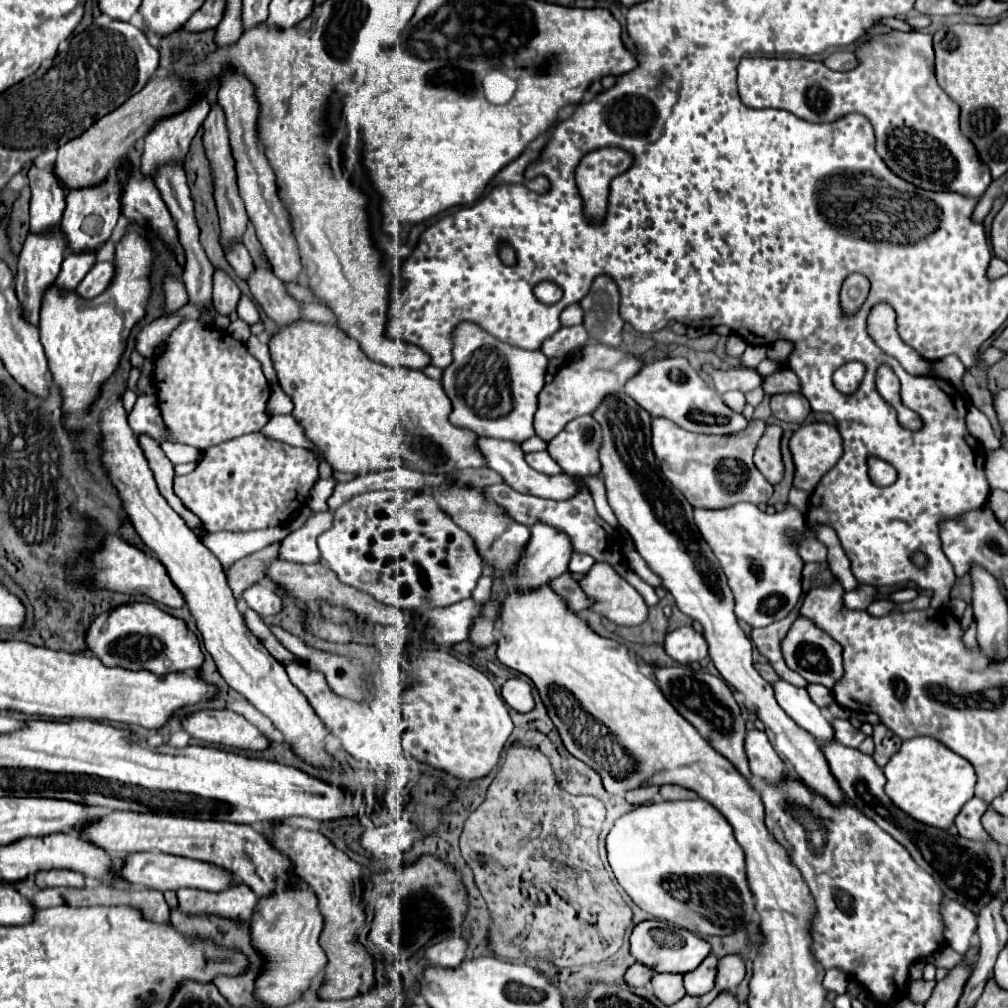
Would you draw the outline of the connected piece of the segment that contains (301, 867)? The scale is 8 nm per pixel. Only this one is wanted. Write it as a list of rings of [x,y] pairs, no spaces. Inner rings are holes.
[[[280,823],[272,825],[268,841],[292,861],[296,873],[304,881],[308,881],[320,901],[320,911],[324,915],[324,931],[320,943],[328,955],[328,967],[324,985],[320,987],[320,999],[350,999],[356,995],[364,995],[374,985],[374,961],[372,955],[364,949],[364,945],[358,943],[358,937],[368,927],[368,913],[364,911],[356,895],[356,885],[364,877],[362,867],[354,863],[348,855],[338,851],[330,843],[330,839],[318,831]]]

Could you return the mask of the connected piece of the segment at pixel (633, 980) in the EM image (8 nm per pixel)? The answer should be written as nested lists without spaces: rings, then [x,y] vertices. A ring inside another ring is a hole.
[[[634,963],[624,975],[624,981],[632,987],[644,987],[648,983],[648,979],[652,979],[652,971],[648,967],[644,967],[642,963]]]

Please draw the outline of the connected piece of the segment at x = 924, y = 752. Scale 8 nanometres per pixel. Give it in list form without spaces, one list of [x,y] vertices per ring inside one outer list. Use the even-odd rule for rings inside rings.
[[[932,737],[904,741],[882,771],[886,777],[884,791],[892,803],[928,827],[950,829],[962,805],[974,797],[974,767]]]

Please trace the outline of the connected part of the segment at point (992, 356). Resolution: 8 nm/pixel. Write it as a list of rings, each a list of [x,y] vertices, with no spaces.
[[[989,347],[986,351],[983,351],[976,356],[977,360],[986,361],[986,363],[990,363],[990,365],[994,365],[996,361],[1000,361],[1002,357],[1004,357],[1004,353],[994,347]]]

